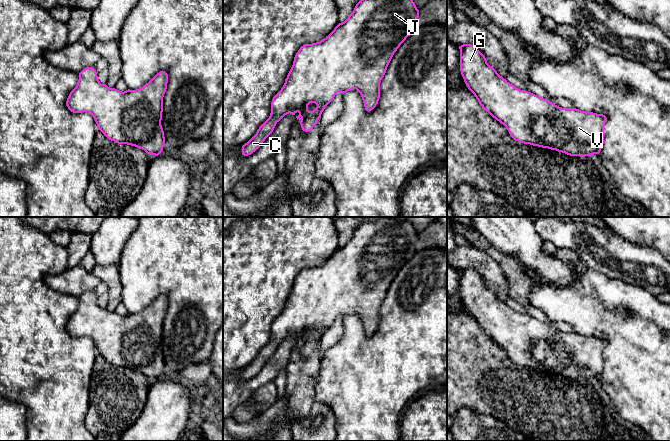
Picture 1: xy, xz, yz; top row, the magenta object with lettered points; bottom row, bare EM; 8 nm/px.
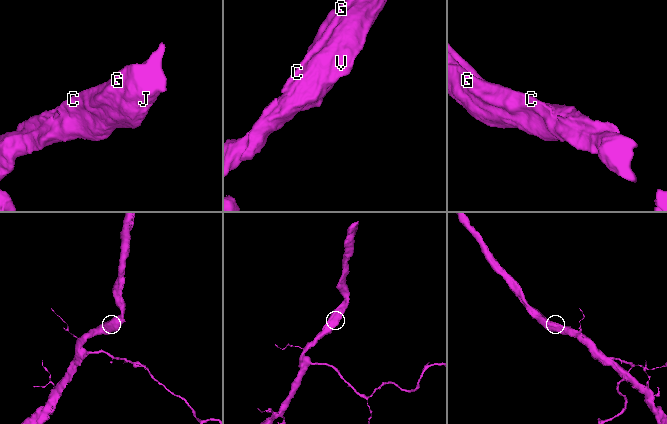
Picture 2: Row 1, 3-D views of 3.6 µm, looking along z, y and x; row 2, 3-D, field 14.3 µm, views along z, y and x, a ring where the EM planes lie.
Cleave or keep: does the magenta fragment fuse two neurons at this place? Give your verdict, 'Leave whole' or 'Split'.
Leave whole

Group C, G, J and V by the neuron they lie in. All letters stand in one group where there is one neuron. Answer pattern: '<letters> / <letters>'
C G J V

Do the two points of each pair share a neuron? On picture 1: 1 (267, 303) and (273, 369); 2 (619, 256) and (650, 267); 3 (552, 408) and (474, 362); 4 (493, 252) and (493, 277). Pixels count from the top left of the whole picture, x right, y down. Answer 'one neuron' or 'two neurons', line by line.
1: two neurons
2: one neuron
3: one neuron
4: two neurons

